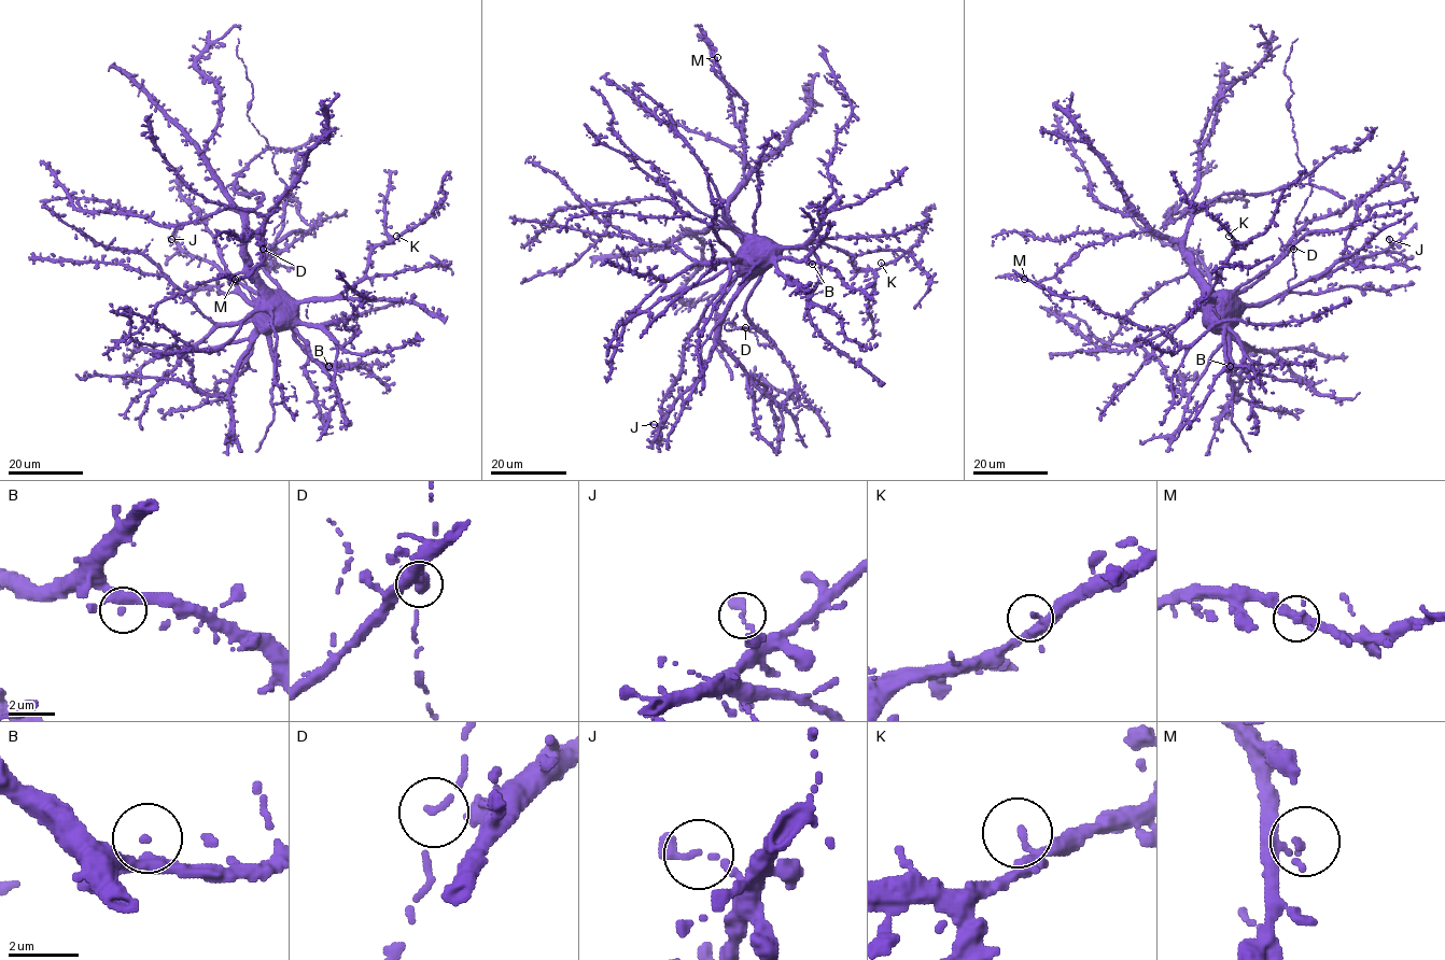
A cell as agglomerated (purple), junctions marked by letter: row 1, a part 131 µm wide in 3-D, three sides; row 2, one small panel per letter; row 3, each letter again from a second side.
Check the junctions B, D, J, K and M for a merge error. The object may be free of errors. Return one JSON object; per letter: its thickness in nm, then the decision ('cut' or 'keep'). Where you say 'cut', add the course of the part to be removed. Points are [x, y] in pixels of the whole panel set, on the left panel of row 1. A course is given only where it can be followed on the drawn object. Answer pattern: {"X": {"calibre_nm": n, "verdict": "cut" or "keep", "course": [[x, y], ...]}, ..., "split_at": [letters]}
{"B": {"calibre_nm": 200, "verdict": "keep"}, "D": {"calibre_nm": 150, "verdict": "keep"}, "J": {"calibre_nm": 170, "verdict": "keep"}, "K": {"calibre_nm": 160, "verdict": "keep"}, "M": {"calibre_nm": 180, "verdict": "keep"}, "split_at": []}

